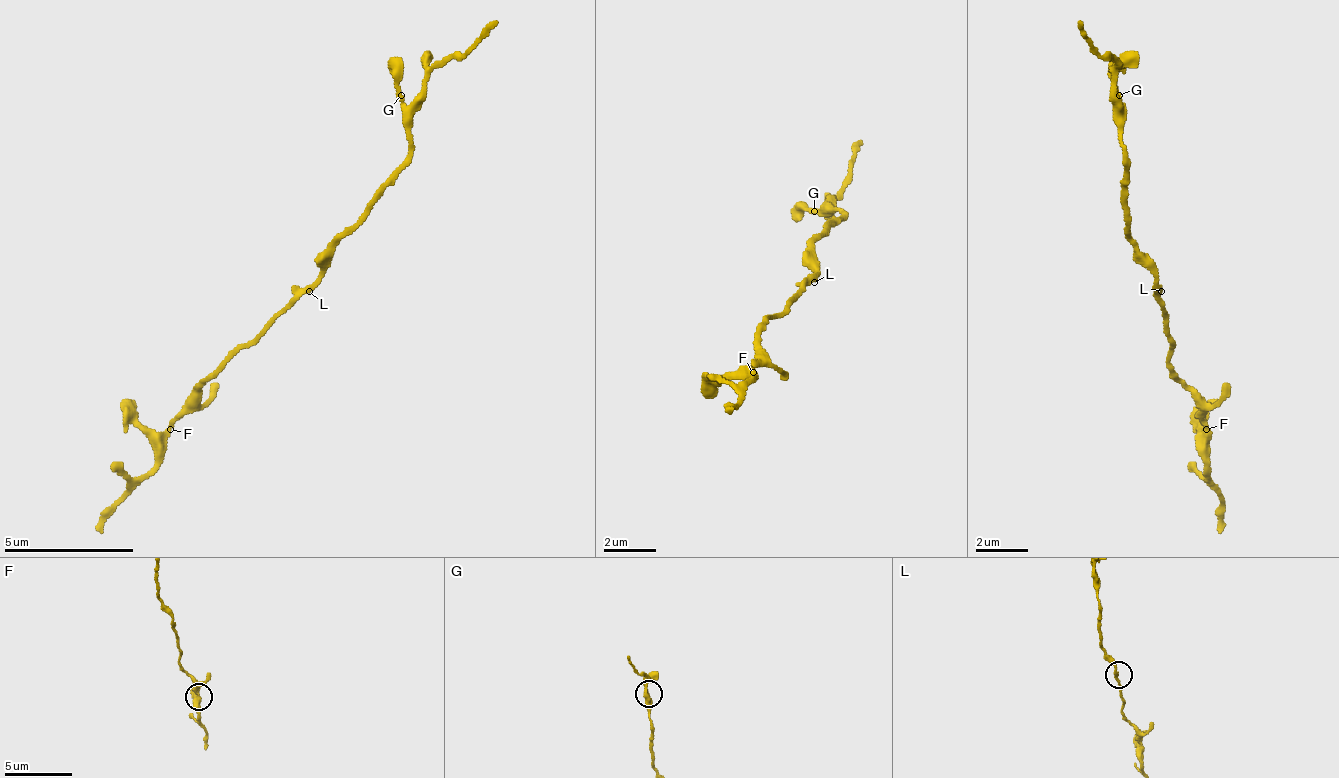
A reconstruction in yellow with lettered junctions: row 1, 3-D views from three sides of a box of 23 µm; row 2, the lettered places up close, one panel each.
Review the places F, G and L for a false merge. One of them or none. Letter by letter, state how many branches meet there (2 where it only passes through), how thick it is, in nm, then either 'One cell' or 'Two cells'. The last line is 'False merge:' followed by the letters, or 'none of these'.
F: Branches: 3. Thickness 260 nm. One cell
G: Branches: 3. Thickness 200 nm. One cell
L: Branches: 2. Thickness 200 nm. One cell
False merge: none of these

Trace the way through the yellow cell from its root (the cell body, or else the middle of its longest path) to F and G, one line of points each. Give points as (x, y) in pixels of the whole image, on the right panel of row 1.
F: (1155, 284), (1153, 291), (1165, 317), (1164, 336), (1172, 349), (1167, 362), (1191, 395), (1207, 428)
G: (1155, 284), (1151, 264), (1139, 251), (1128, 225), (1130, 219), (1122, 199), (1129, 173), (1121, 160), (1119, 95)

